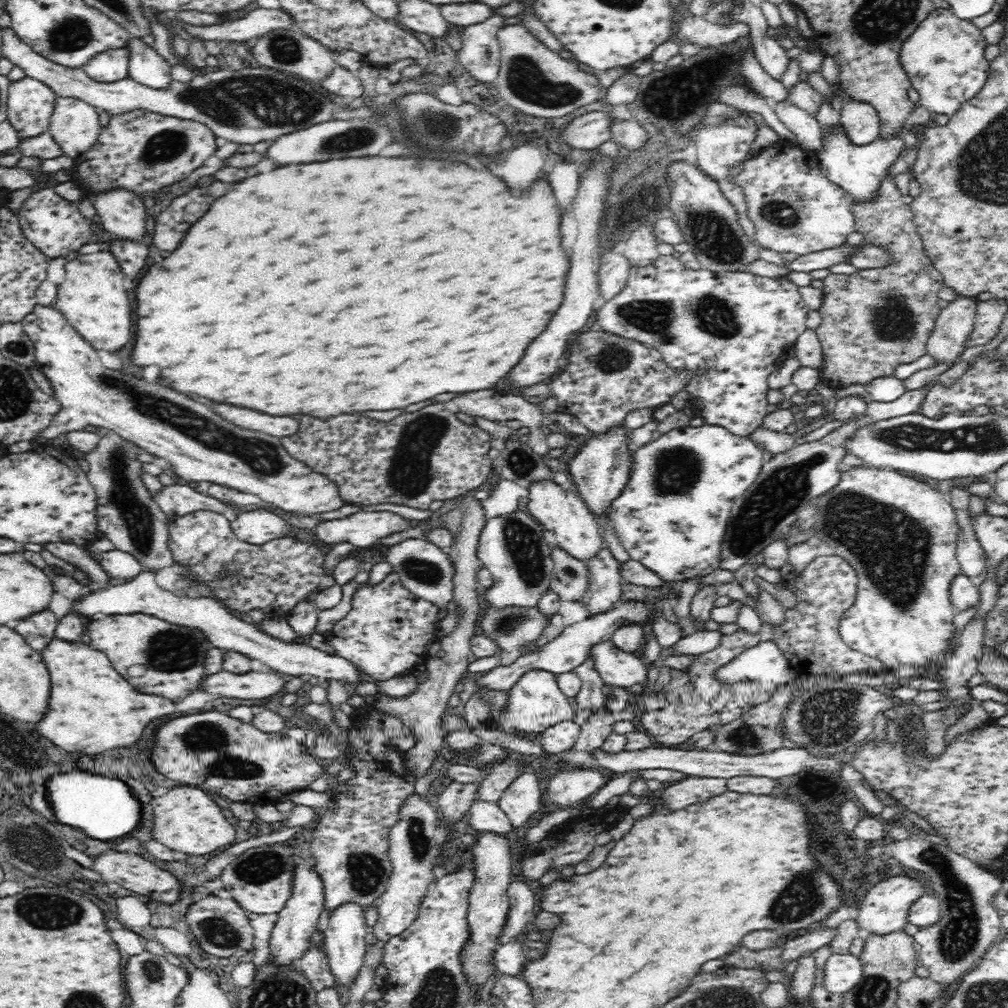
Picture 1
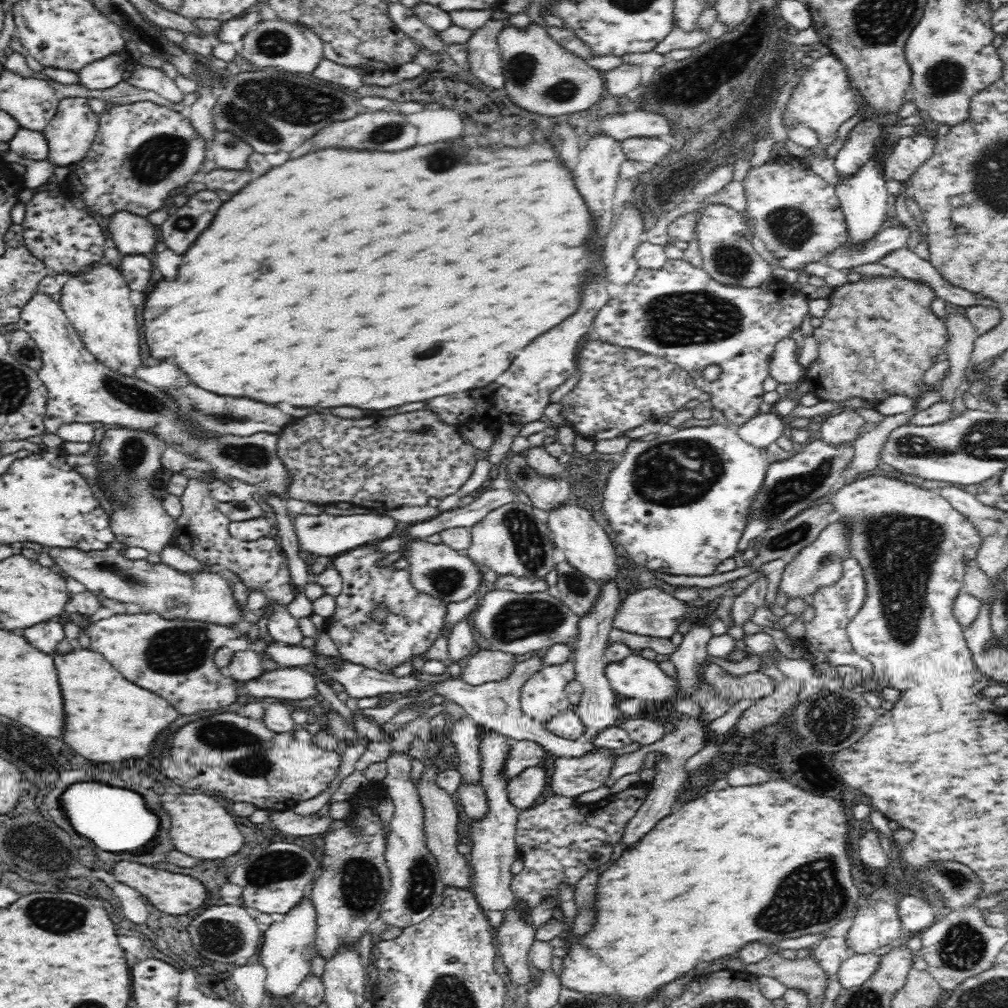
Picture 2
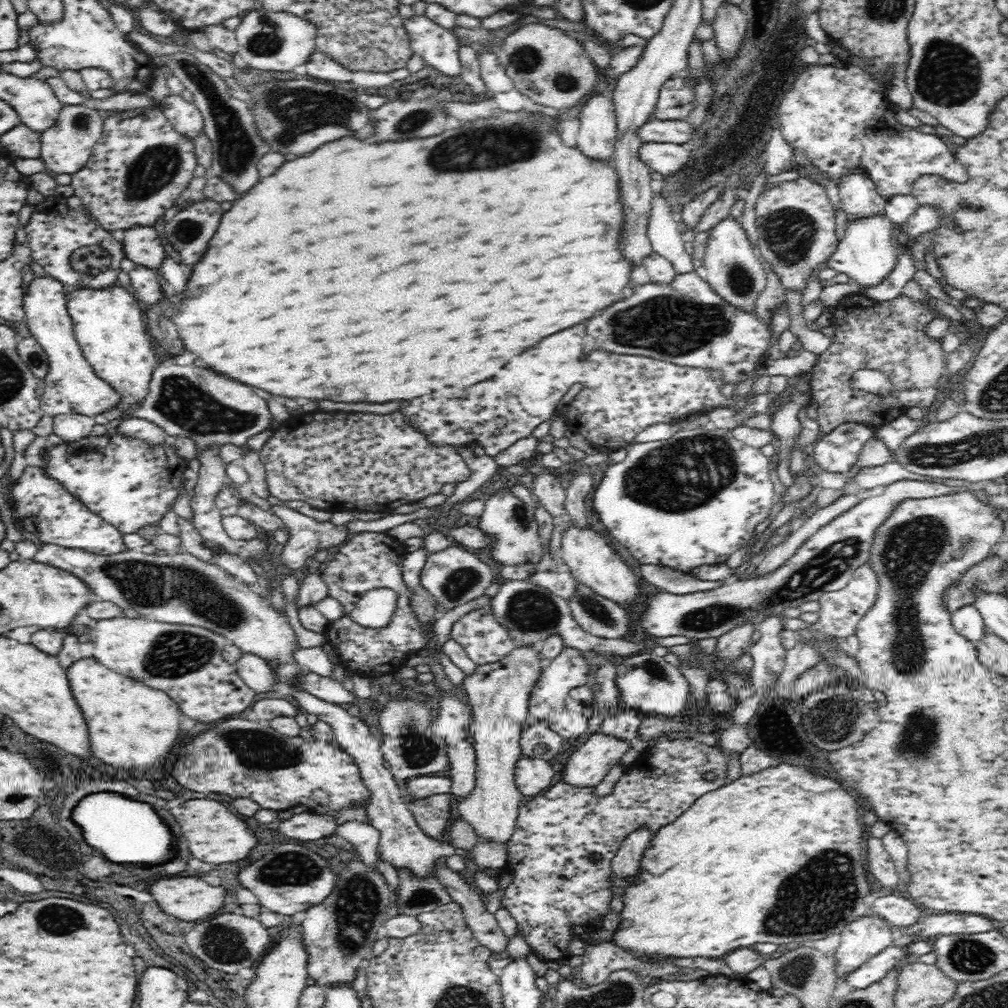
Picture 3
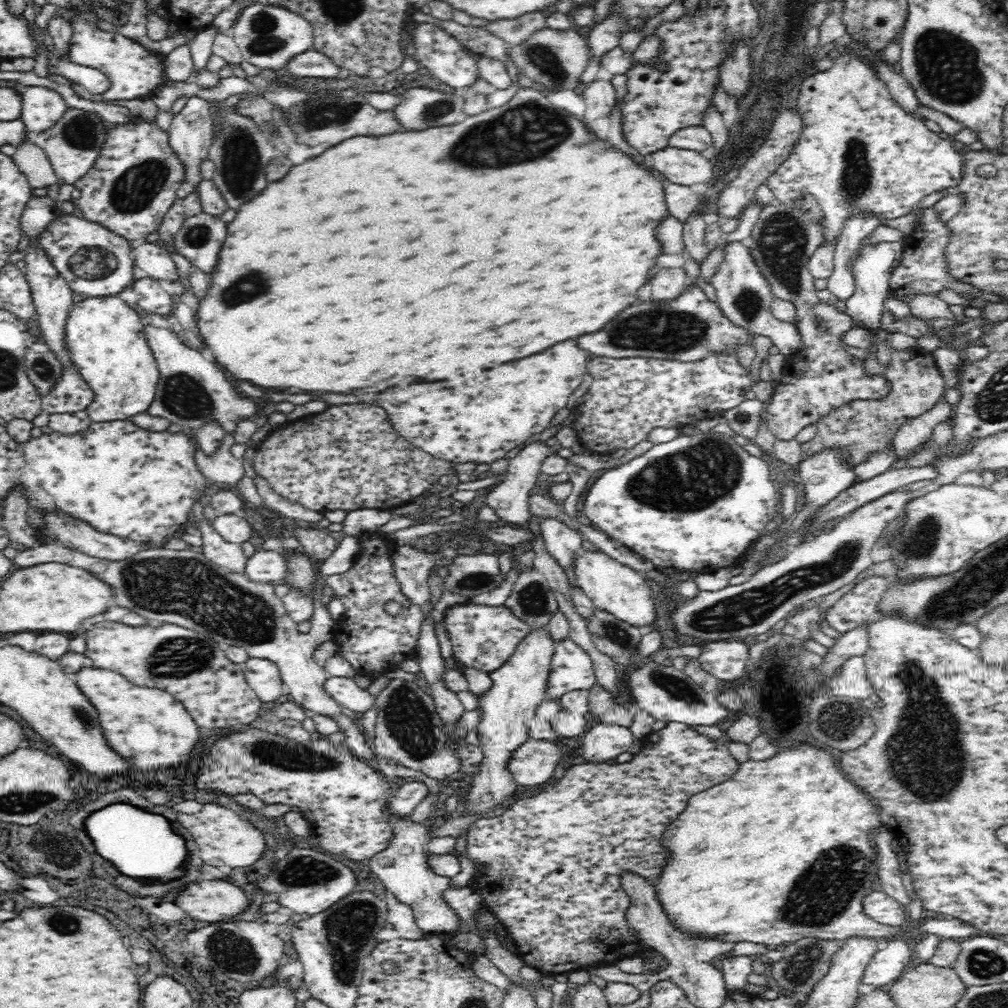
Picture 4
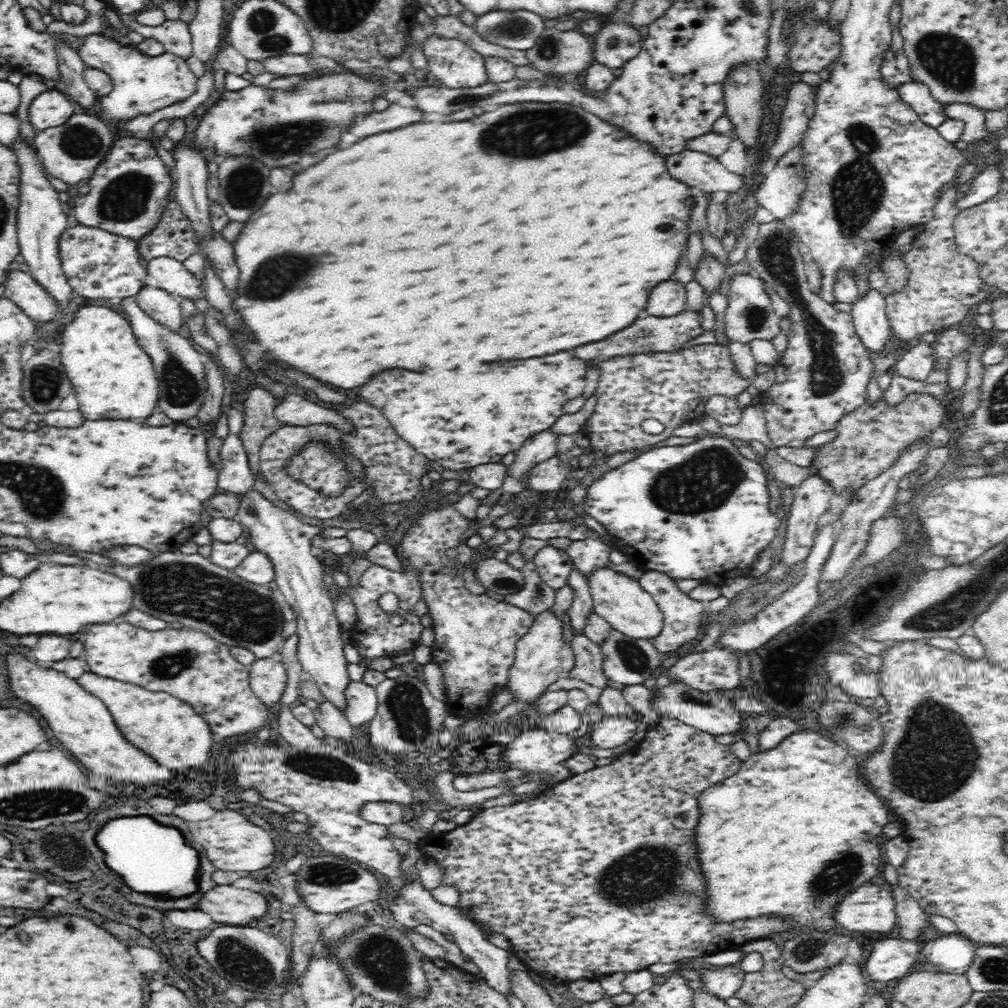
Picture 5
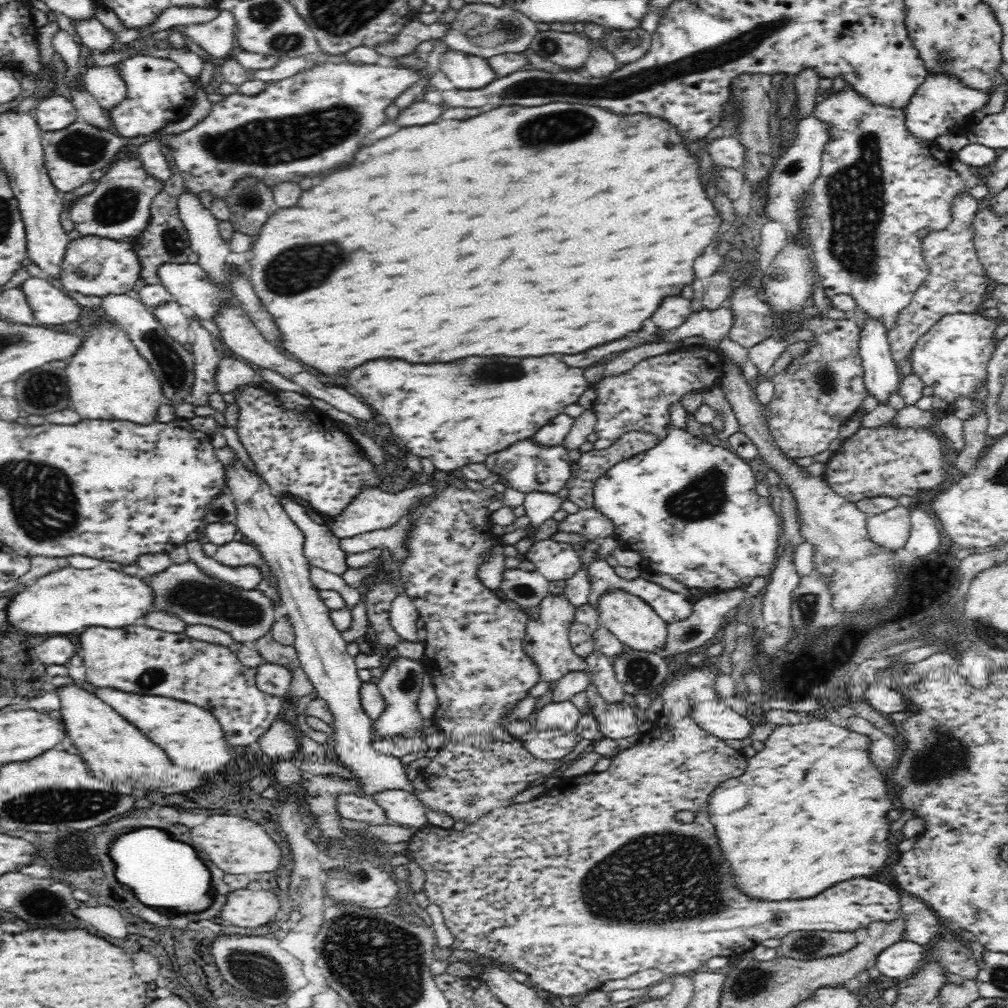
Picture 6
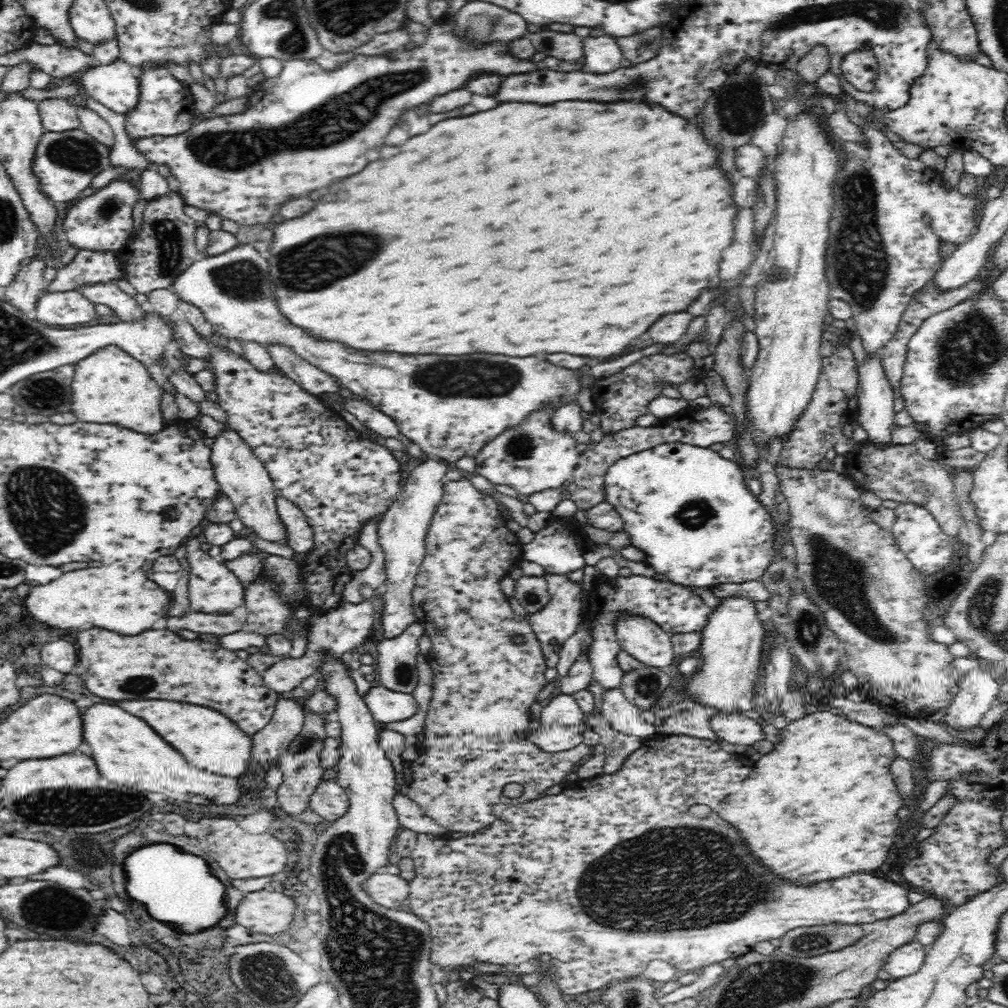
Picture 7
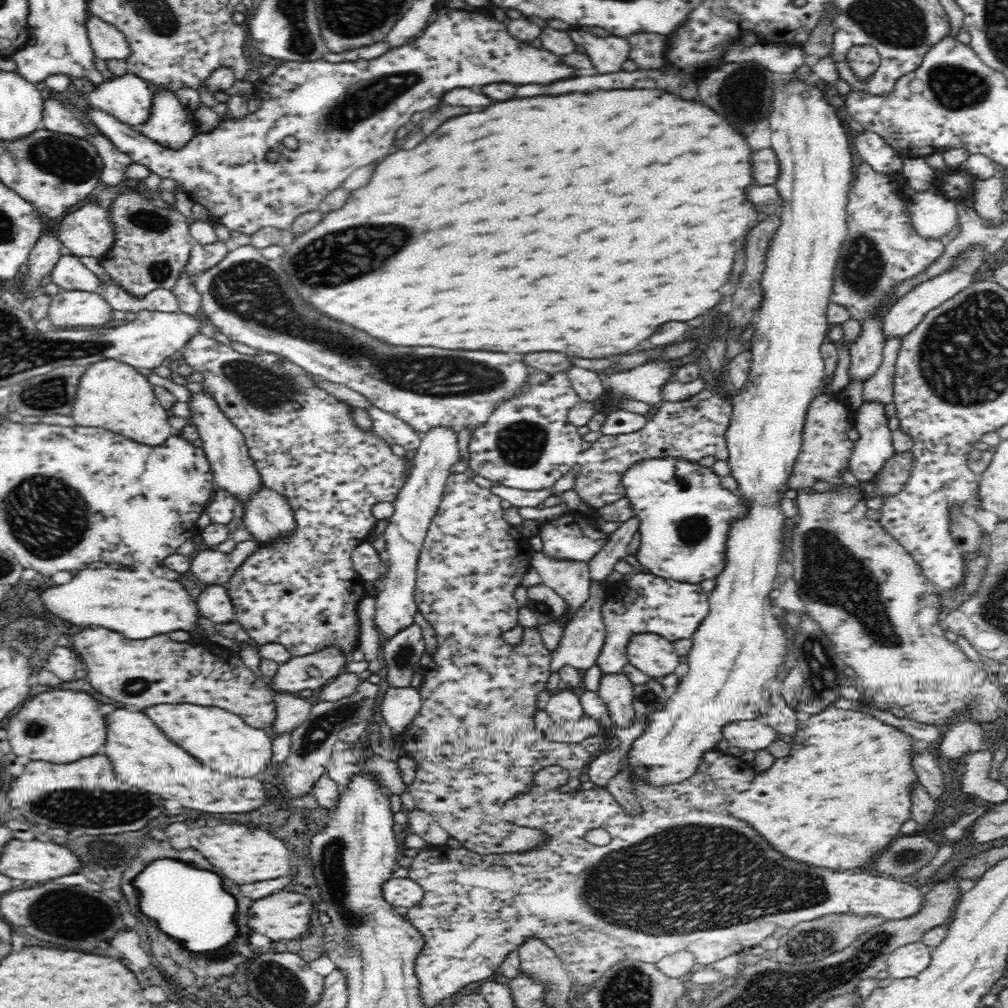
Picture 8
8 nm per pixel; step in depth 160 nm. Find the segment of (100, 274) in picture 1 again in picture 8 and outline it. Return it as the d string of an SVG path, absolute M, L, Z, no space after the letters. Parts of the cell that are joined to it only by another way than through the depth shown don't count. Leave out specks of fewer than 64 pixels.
M104 358L104 360L92 362L84 367L84 374L80 376L71 416L78 426L100 426L148 446L158 446L166 438L177 433L168 423L168 414L158 401L153 384L147 379L147 376L140 373L138 368L120 362L117 358Z

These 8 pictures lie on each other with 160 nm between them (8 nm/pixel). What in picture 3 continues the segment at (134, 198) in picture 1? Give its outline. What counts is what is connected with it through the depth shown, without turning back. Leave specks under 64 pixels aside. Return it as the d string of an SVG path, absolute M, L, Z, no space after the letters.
M141 224L130 226L124 230L124 238L121 242L125 257L136 264L142 264L142 267L146 266L157 271L166 259L165 237L153 226Z

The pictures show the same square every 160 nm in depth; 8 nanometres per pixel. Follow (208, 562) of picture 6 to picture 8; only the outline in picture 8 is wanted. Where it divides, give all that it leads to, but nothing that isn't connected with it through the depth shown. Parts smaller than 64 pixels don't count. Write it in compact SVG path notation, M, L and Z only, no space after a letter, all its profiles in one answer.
M205 584L198 598L196 607L208 620L212 622L228 622L235 618L235 609L229 594L227 594L226 584Z

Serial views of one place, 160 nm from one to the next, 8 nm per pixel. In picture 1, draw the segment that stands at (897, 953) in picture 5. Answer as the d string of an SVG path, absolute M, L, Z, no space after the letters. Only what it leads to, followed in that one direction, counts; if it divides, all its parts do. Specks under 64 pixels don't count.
M832 953L823 966L824 989L837 995L852 990L860 976L862 976L860 959L849 953Z

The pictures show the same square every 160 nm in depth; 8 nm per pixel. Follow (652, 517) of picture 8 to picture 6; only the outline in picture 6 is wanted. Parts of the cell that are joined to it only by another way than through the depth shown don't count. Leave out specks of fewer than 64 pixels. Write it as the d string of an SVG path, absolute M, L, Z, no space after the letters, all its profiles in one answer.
M670 424L666 438L663 438L656 446L650 447L640 454L634 455L629 459L617 462L610 467L598 480L593 488L593 507L602 516L610 519L614 523L613 535L620 543L620 547L626 550L636 551L641 554L641 568L647 571L670 574L672 578L686 584L687 588L702 588L710 592L716 589L729 590L740 589L747 586L754 576L766 576L771 574L778 557L779 545L783 545L781 536L781 518L774 513L771 499L761 497L756 492L758 481L752 472L751 466L739 457L729 446L712 445L703 440L700 441L688 430L678 429Z

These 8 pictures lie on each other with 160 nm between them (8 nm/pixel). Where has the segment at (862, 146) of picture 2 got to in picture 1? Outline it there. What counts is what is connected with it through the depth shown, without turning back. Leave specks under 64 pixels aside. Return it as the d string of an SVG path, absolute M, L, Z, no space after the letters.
M834 84L832 88L833 97L841 102L839 122L848 138L858 146L878 139L881 120L874 106L869 102L854 100L840 84Z

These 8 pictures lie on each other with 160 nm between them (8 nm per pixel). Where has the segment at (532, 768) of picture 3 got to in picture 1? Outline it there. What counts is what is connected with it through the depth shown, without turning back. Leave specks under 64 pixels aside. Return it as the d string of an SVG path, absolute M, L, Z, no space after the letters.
M526 769L498 799L497 806L518 829L527 827L530 820L544 809L540 782L536 774Z

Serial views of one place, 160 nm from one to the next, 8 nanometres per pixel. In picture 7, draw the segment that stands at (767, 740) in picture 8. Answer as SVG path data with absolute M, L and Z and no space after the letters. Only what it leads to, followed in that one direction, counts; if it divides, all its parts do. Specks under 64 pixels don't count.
M717 711L710 716L710 727L720 739L736 744L741 751L750 748L754 742L764 739L762 727L754 714L732 713Z

